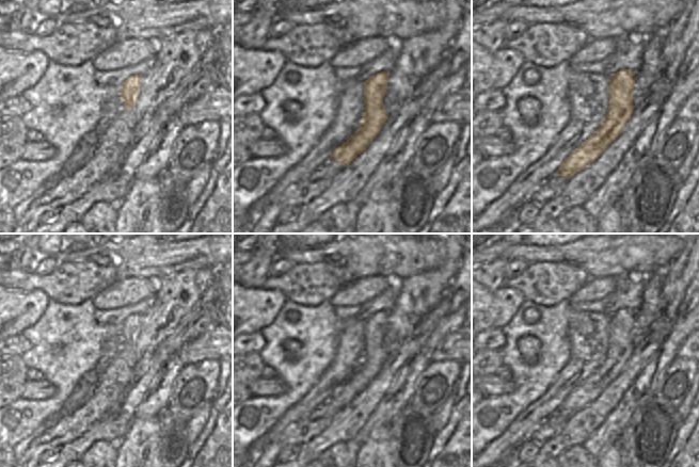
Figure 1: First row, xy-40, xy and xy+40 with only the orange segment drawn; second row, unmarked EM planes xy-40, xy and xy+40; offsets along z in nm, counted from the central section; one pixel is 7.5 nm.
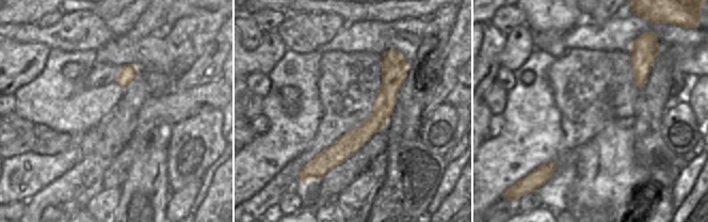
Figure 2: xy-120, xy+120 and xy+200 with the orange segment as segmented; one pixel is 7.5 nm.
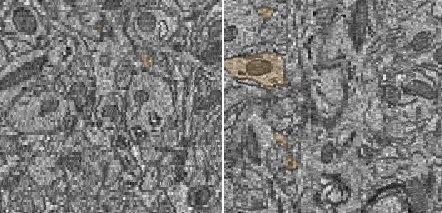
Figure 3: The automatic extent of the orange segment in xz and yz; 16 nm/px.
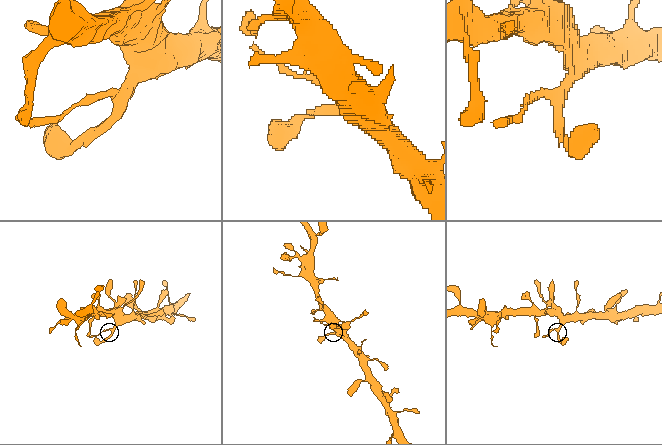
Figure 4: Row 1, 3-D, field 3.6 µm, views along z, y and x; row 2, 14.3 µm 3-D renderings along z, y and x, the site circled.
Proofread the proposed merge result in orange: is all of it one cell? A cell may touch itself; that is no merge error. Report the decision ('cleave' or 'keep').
keep

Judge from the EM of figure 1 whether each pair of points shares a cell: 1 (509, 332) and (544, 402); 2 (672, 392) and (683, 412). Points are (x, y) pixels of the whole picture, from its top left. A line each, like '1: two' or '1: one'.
1: two
2: two

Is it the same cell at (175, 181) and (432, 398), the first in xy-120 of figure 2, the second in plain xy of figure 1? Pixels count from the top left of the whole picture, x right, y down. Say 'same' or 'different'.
same

